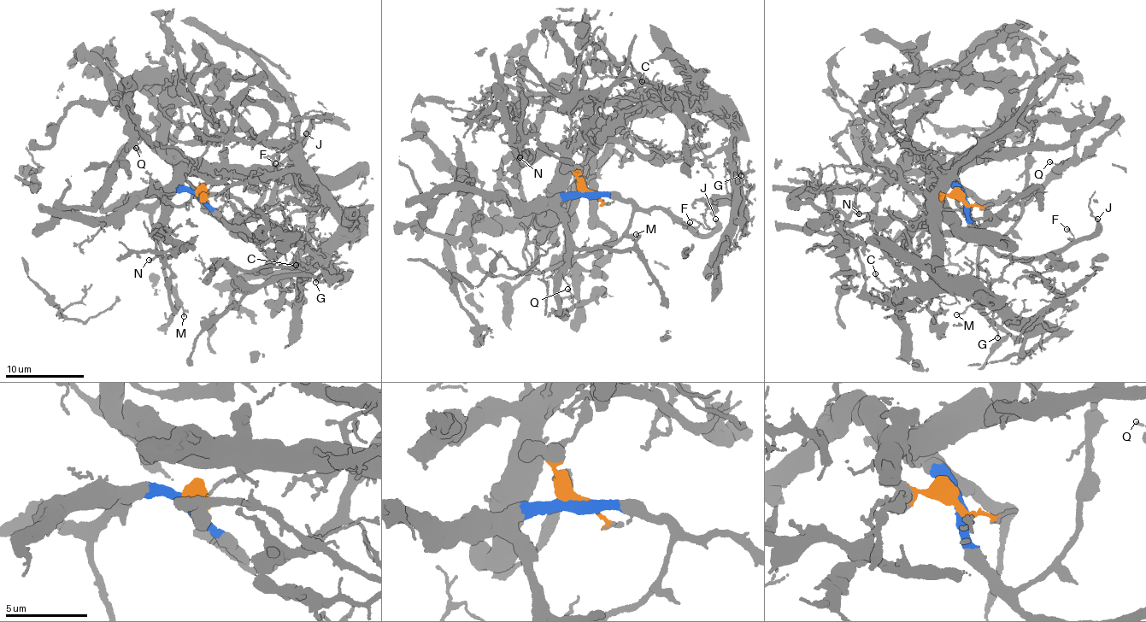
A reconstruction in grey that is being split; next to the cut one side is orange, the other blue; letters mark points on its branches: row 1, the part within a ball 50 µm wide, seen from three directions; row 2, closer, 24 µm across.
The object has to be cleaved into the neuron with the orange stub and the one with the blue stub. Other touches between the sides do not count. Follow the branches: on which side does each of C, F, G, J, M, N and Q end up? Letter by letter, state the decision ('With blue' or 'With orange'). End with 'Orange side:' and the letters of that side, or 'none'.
C: With orange
F: With blue
G: With orange
J: With blue
M: With blue
N: With orange
Q: With blue
Orange side: C, G, N

